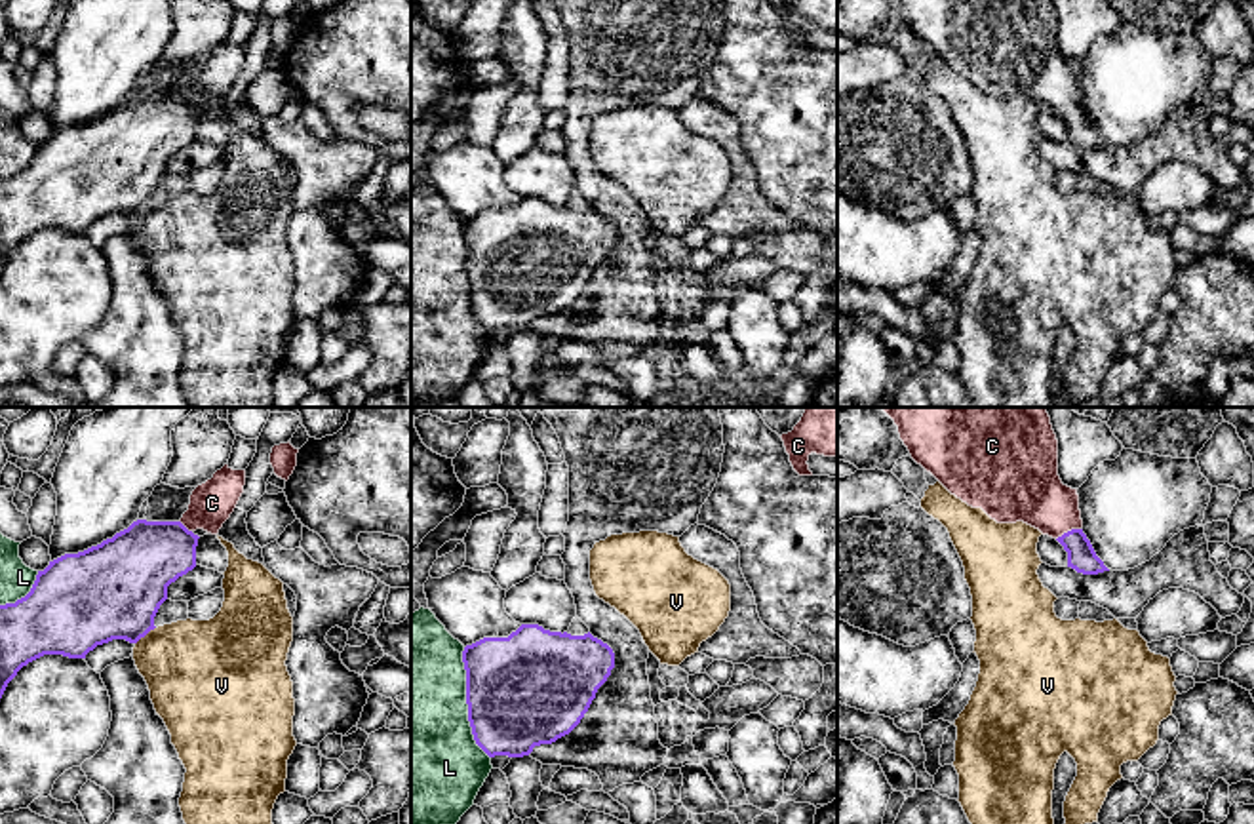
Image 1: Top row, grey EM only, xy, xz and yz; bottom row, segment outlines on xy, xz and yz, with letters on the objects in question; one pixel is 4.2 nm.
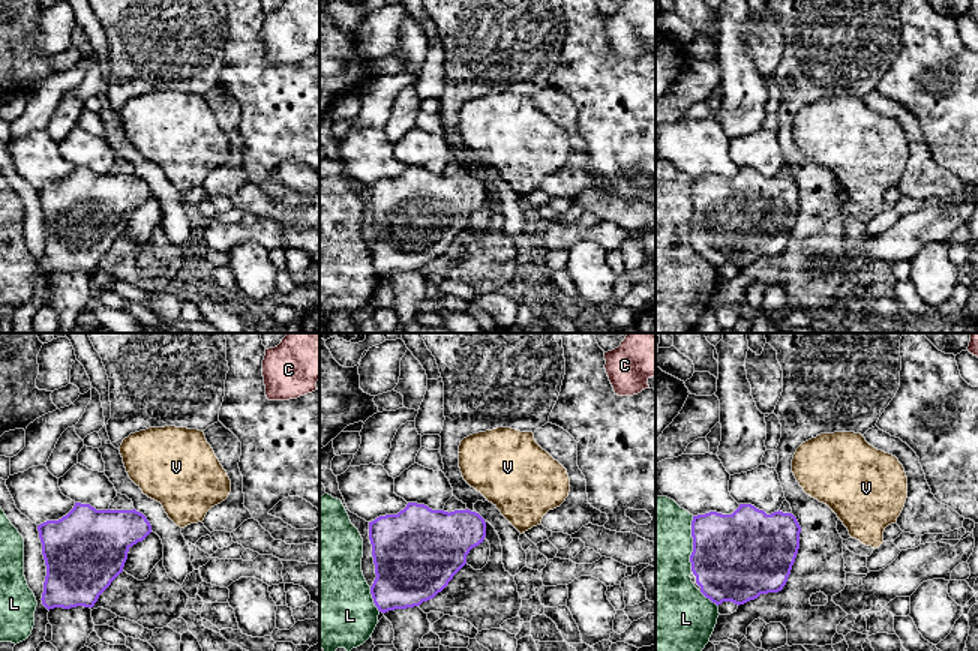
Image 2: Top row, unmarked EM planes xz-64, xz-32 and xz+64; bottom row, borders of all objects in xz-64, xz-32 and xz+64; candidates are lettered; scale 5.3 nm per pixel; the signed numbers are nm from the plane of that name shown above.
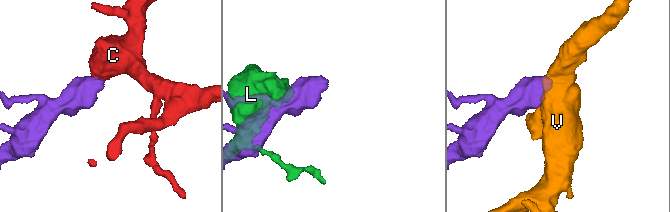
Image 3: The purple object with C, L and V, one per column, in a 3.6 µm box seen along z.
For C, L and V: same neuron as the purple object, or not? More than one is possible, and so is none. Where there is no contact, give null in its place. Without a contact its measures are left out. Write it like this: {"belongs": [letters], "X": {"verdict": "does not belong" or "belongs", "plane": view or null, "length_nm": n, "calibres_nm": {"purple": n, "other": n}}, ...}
{"belongs": ["C"], "C": {"verdict": "belongs", "plane": "yz", "length_nm": 120, "calibres_nm": {"purple": 120, "other": 280}}, "L": {"verdict": "does not belong", "plane": "xz", "length_nm": 480, "calibres_nm": {"purple": 480, "other": 480}}, "V": {"verdict": "does not belong", "plane": "xy", "length_nm": 120, "calibres_nm": {"purple": 420, "other": 420}}}

